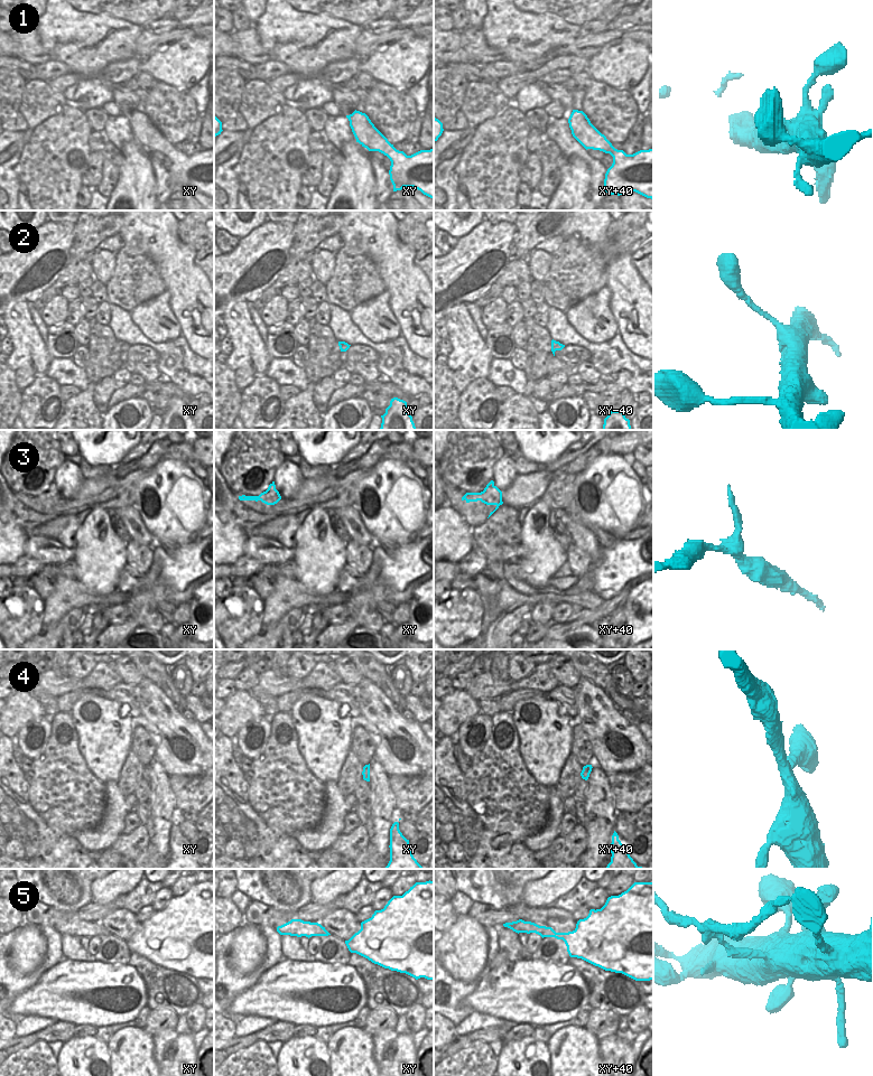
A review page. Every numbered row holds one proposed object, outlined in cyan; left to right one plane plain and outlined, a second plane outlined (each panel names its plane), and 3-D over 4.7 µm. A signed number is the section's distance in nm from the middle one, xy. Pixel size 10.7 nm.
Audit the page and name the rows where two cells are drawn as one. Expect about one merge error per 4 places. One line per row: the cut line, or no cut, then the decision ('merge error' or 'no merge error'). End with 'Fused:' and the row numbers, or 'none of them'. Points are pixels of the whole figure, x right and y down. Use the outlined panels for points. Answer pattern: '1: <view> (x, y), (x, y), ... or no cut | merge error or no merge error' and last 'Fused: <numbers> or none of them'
1: no cut | no merge error
2: no cut | no merge error
3: xy (266, 490), (271, 495), (278, 494) | merge error
4: no cut | no merge error
5: xy+40 (542, 926), (544, 931), (540, 935) | merge error
Fused: 3, 5

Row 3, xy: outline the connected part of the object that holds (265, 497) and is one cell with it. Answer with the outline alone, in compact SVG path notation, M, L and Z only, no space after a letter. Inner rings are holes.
M266 490L266 492L261 493L259 496L242 495L242 496L239 496L239 499L240 500L256 500L256 502L261 500L262 503L264 503L267 505L275 505L281 499L281 496L280 496L279 492L276 496L271 496Z

